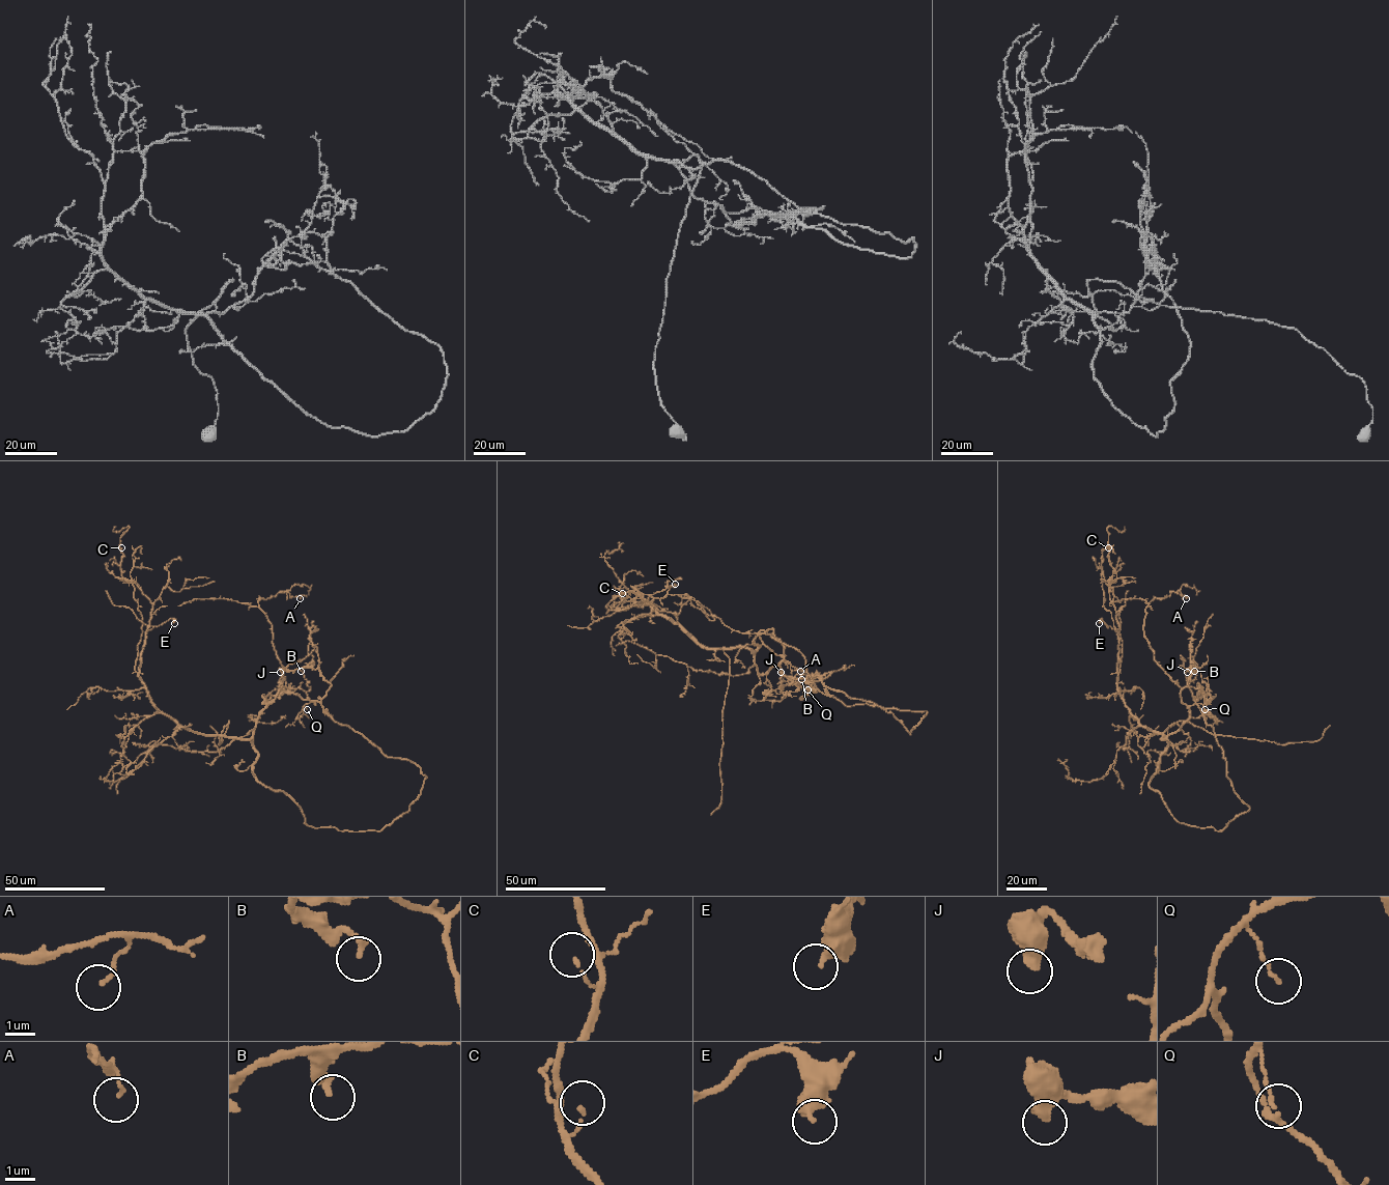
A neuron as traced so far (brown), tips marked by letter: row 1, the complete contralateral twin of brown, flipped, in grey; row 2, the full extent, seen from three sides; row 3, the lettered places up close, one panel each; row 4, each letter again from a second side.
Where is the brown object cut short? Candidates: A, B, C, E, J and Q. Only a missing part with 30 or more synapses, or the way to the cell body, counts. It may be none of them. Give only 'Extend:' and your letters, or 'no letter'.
Extend: no letter

